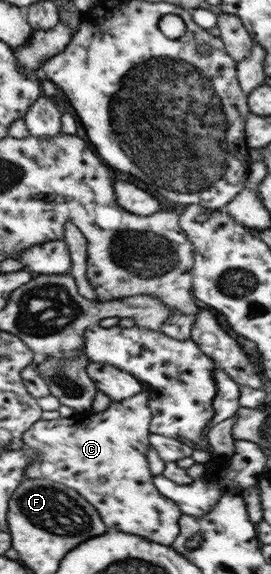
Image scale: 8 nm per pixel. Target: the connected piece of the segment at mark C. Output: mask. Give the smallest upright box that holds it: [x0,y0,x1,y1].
[23,389,183,546]

